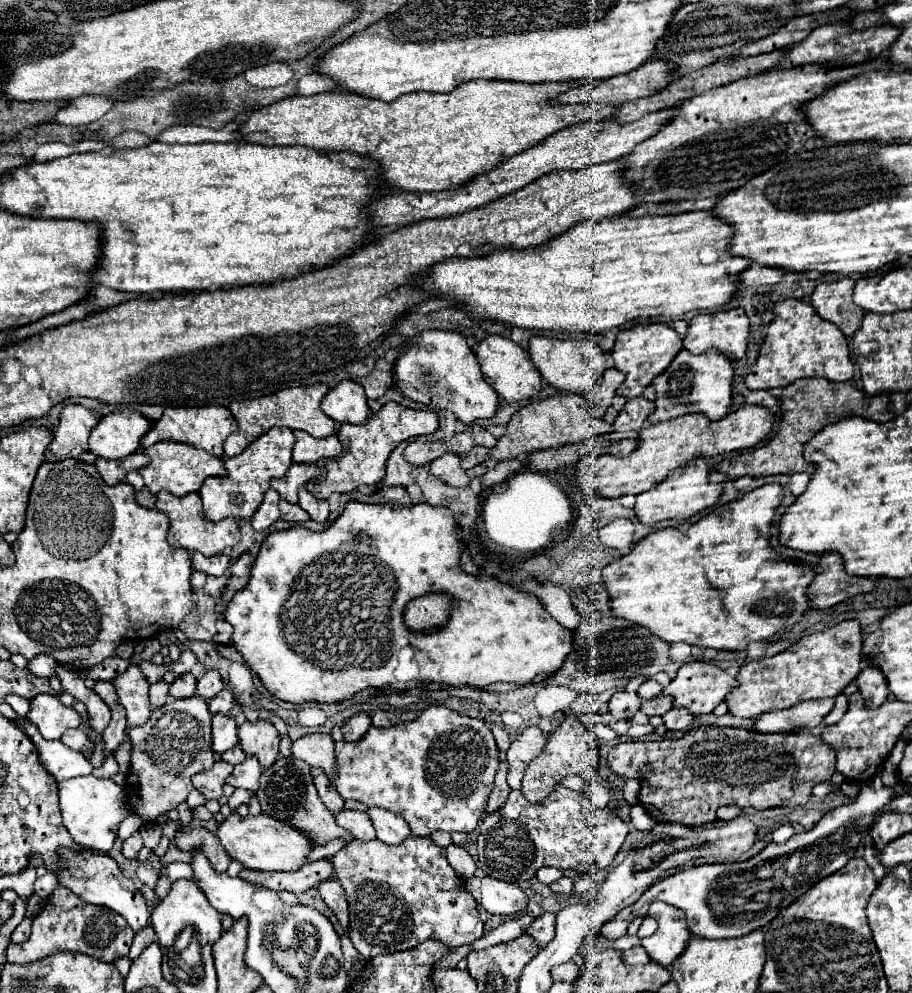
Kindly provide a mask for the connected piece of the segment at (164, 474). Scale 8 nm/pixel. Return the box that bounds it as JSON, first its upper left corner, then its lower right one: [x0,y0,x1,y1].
[139,443,227,497]

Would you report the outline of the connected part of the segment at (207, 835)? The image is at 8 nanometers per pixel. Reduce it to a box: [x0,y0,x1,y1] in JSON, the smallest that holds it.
[175,827,231,873]

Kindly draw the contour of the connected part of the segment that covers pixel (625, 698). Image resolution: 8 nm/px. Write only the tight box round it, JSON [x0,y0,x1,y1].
[609,691,641,719]

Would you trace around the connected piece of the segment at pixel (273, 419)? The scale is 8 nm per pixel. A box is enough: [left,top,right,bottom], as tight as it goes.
[225,385,335,459]

